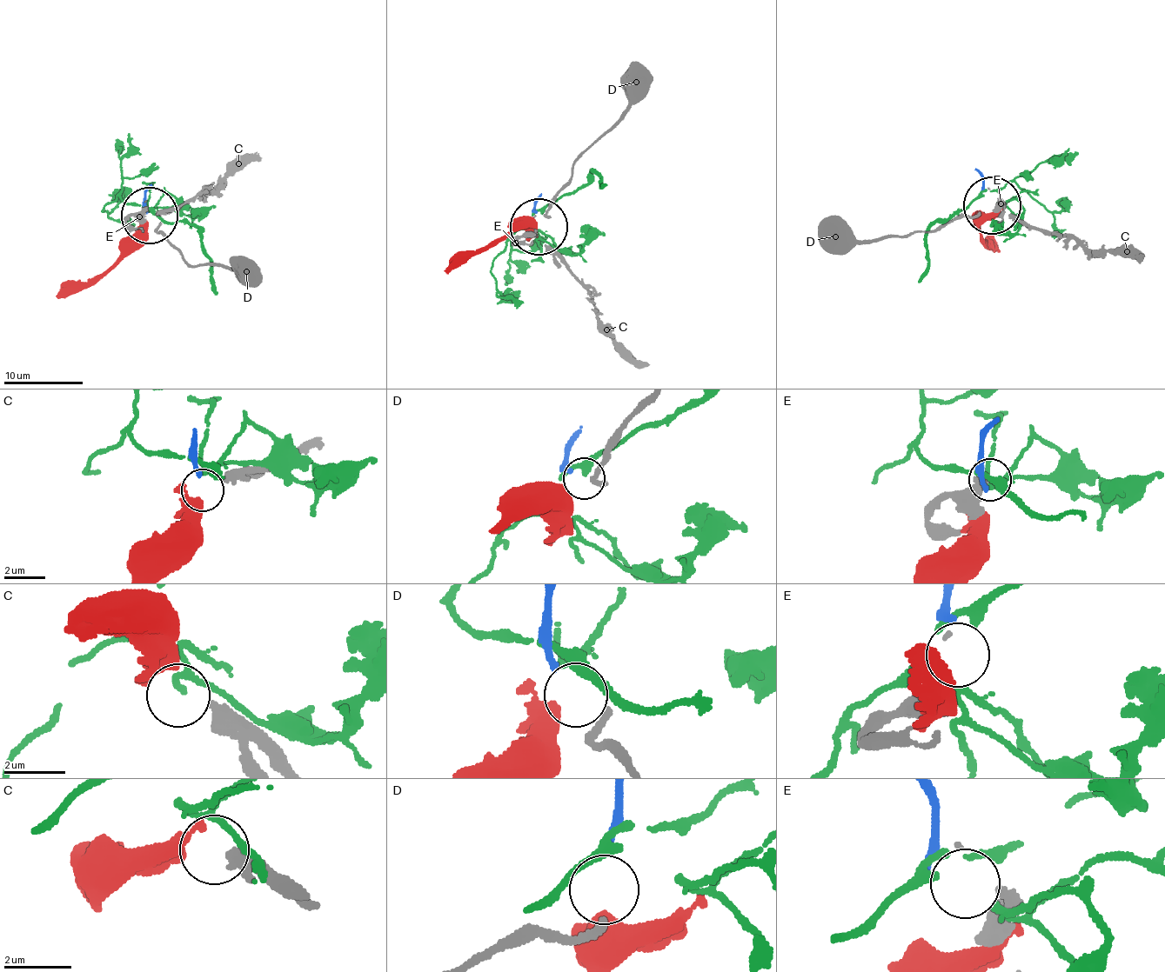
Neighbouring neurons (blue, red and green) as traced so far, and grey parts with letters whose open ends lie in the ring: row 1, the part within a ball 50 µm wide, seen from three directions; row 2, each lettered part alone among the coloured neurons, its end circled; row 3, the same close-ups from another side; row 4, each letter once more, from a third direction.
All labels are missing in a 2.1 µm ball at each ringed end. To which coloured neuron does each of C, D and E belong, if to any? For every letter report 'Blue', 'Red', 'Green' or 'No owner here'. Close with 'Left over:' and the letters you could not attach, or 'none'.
C: Red
D: Blue
E: Green
Left over: none

